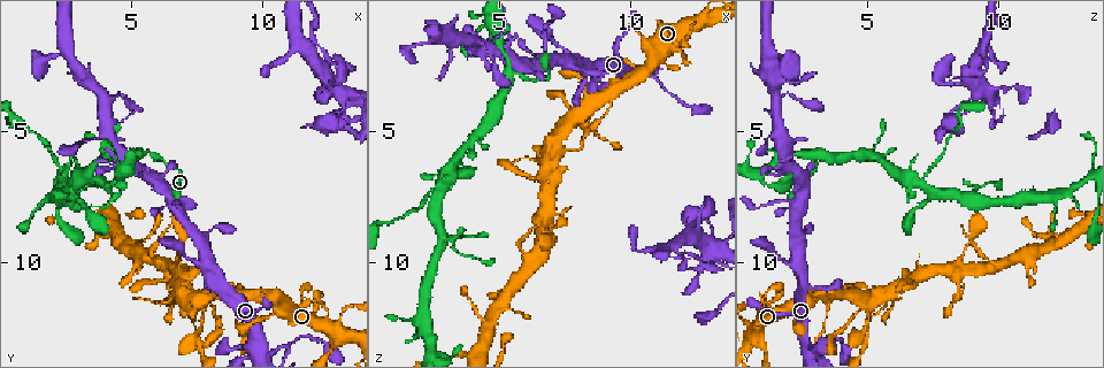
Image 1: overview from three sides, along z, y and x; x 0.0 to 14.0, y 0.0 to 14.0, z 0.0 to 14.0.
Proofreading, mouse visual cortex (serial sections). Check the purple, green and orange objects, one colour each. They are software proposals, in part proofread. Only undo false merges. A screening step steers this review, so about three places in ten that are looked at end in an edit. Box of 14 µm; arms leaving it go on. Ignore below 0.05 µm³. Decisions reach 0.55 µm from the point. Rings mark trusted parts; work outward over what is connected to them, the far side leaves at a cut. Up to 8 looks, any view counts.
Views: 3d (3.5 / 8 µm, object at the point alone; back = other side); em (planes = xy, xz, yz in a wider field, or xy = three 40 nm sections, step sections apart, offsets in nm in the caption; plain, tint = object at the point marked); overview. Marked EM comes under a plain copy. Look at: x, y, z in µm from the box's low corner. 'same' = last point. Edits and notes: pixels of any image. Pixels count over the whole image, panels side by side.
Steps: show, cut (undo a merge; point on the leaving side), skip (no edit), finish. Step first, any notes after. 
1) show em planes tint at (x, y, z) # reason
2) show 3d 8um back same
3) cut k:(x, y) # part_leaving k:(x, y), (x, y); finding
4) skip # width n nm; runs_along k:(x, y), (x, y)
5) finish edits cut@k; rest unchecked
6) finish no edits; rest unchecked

show 3d 3.5um at (5.5, 5.8, 2.8) # abrupt turn

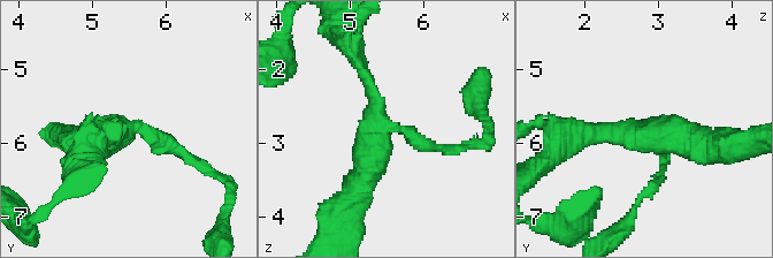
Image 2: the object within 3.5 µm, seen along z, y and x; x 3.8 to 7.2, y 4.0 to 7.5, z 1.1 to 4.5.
show em xy step 2 tint at (5.50, 5.85, 2.75) # arms 3; arm_widths 150, 200, 400 nm

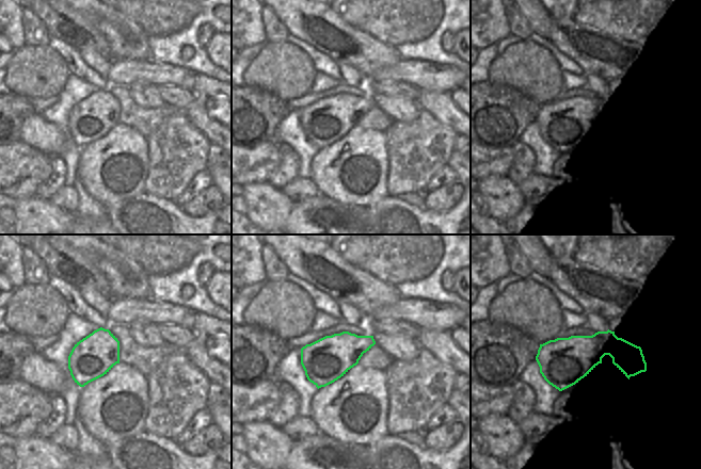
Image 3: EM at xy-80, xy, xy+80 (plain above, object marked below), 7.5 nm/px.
show em planes tint same

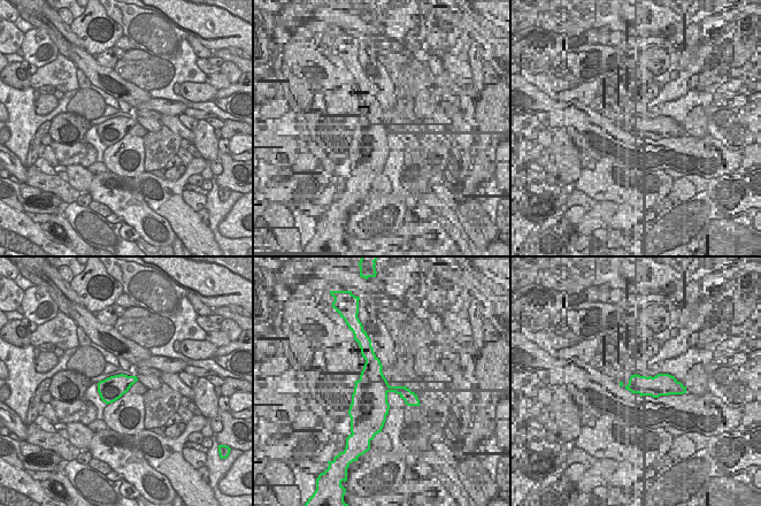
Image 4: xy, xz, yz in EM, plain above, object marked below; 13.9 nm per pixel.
skip # runs_along 2:(450, 148), (385, 127), (358, 192); all the same cell

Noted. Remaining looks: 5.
show 3d 3.5um at (2.9, 7.0, 6.9) # small branch off a trunk

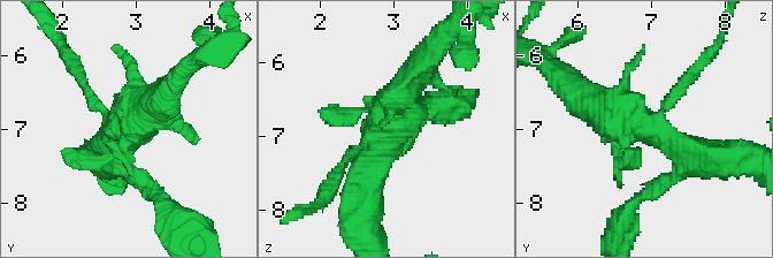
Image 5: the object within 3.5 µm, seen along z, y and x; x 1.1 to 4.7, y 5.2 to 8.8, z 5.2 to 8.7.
show em xy step 5 tint at (2.90, 6.90, 6.85) # shape alone is not enough

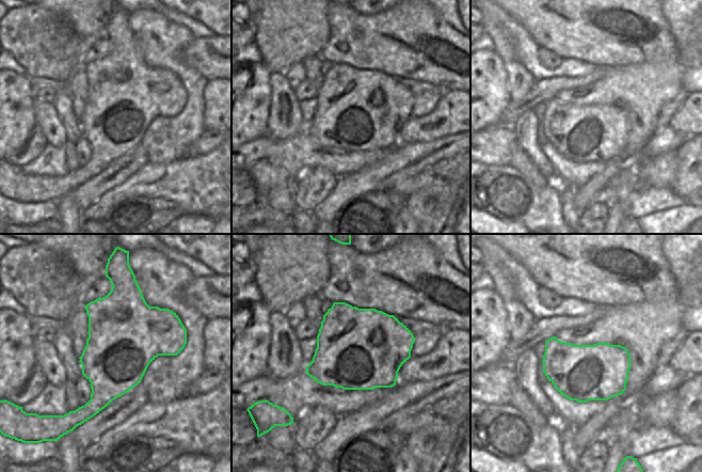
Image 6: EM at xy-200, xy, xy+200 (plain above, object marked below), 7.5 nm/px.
skip # width 600 nm; runs_along 5:(582, 103), (629, 113), (703, 156); all the same cell

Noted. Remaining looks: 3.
show 3d 8um at (10.7, 13.3, 2.9) # calibre changes

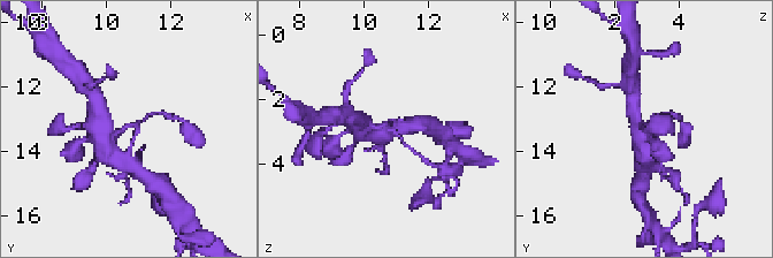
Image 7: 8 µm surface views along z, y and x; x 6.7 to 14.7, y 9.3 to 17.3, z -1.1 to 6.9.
show em xy step 2 tint at (10.8, 13.3, 2.9) # arms 3; arm_widths 100, 150, 450 nm; now the EM

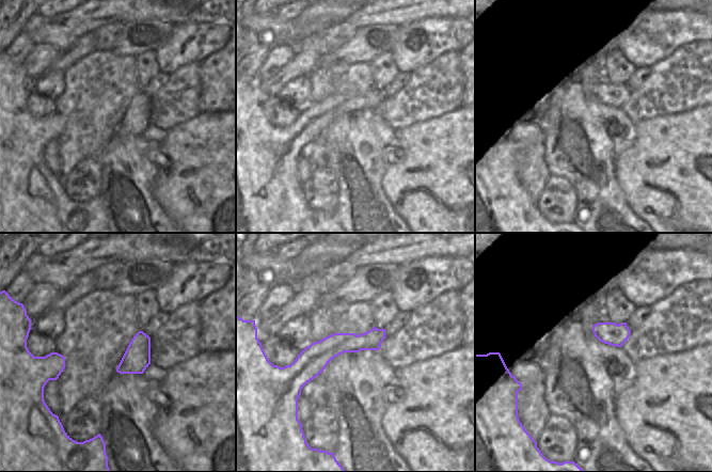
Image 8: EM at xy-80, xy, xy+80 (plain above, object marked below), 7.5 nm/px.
skip # runs_along 7:(359, 122), (389, 128), (408, 146); all the same cell

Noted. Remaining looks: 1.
finish no edits; rest unchecked

